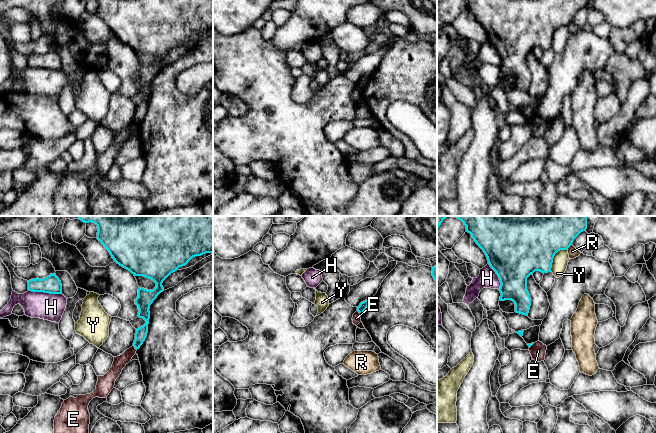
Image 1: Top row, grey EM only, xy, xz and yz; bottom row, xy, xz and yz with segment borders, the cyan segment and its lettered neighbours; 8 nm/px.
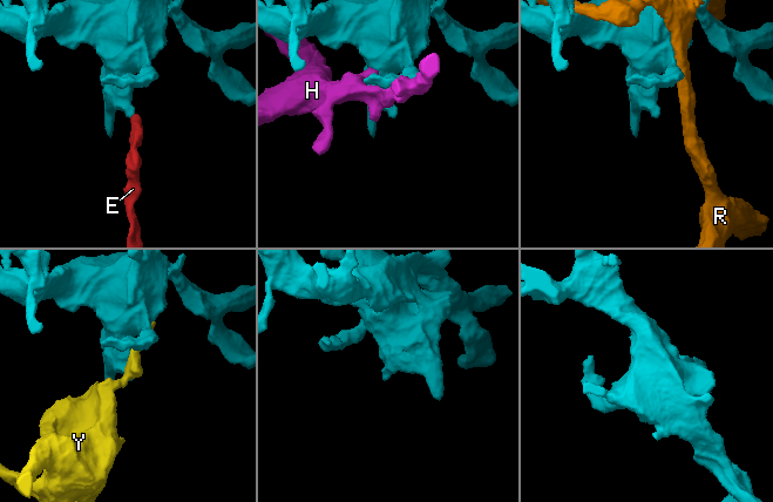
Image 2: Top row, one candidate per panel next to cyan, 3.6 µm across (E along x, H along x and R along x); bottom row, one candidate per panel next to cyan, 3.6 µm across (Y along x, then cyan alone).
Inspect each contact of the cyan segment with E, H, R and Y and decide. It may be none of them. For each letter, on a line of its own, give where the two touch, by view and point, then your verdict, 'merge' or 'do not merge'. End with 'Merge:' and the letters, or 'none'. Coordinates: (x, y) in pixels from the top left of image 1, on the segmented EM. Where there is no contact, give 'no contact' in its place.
E: contact xy (135, 348); do not merge
H: contact xy (45, 292); do not merge
R: contact yz (568, 247); do not merge
Y: contact yz (553, 257); do not merge
Merge: none

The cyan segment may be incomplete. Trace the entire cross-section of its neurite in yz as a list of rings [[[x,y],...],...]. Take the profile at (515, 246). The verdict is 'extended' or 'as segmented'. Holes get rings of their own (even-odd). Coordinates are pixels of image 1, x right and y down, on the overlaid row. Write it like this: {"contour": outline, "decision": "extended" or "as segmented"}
{"contour": [[[451,216],[461,220],[466,226],[466,231],[471,234],[476,244],[485,253],[490,267],[496,272],[500,280],[499,291],[501,293],[500,301],[511,300],[515,304],[515,312],[528,316],[531,298],[527,290],[527,278],[535,271],[542,273],[551,272],[553,258],[555,254],[560,250],[567,250],[573,243],[574,239],[583,231],[587,229],[587,217],[586,216]]], "decision": "as segmented"}

